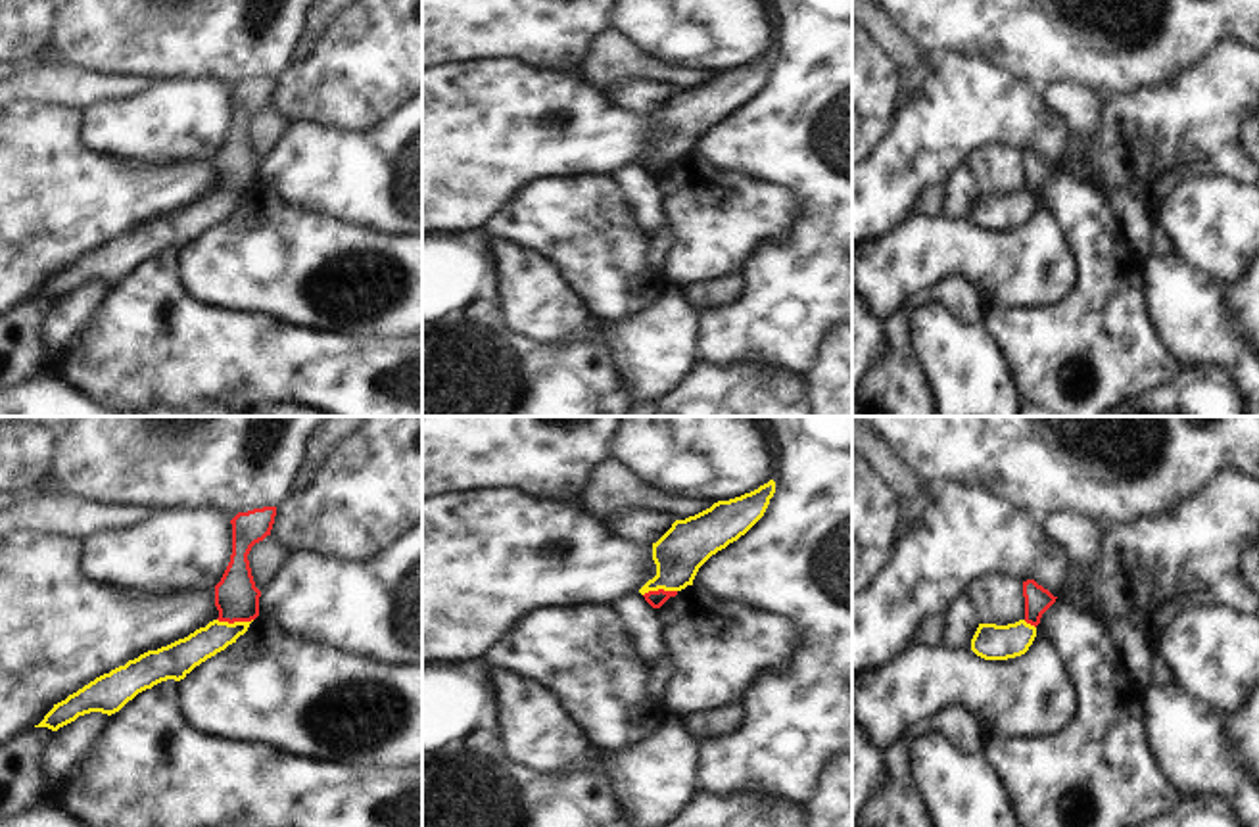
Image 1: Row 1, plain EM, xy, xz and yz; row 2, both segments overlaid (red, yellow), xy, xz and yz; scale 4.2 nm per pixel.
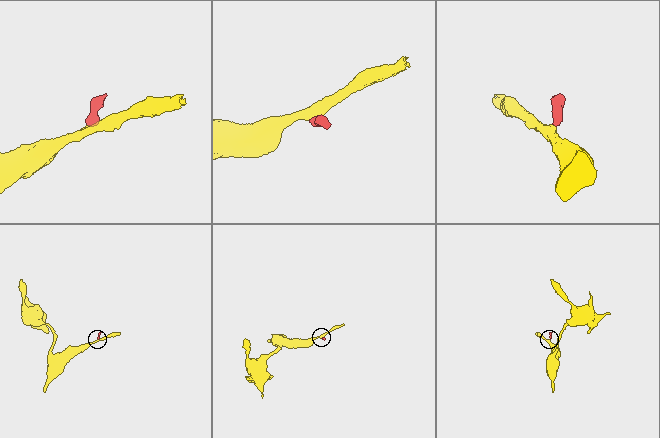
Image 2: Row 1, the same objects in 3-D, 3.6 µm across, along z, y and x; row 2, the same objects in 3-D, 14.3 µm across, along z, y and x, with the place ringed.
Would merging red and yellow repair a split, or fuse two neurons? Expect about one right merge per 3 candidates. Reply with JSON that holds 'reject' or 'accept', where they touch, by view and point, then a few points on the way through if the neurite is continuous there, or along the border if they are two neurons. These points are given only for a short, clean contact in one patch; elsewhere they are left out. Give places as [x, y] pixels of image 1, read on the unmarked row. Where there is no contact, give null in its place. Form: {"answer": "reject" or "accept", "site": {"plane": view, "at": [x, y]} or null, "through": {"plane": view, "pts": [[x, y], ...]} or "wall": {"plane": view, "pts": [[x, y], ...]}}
{"answer": "reject", "site": {"plane": "xy", "at": [235, 190]}, "wall": {"plane": "xy", "pts": [[217, 189], [229, 192], [252, 190]]}}

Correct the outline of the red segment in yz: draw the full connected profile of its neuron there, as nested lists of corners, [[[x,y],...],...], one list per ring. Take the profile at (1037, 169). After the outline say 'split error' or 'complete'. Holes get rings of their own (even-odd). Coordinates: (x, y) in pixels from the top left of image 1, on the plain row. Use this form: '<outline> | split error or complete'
[[[1034,150],[1023,152],[1023,167],[1025,167],[1025,192],[1031,196],[1038,196],[1042,184],[1056,173],[1048,159],[1038,155]]] | complete

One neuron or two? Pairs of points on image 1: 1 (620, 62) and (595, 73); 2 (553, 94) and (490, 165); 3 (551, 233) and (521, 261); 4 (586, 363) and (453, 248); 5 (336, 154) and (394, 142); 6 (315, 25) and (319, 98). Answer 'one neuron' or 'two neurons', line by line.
1: one neuron
2: one neuron
3: two neurons
4: one neuron
5: one neuron
6: two neurons

